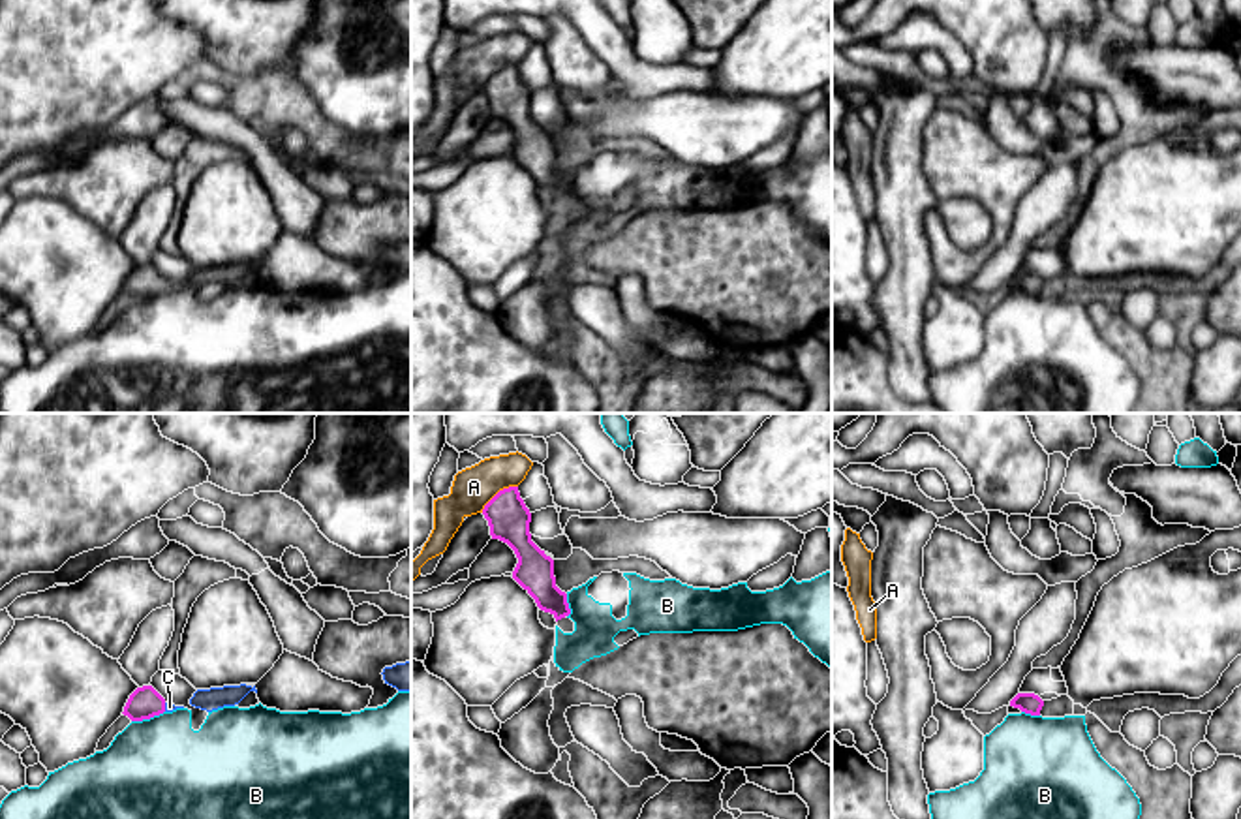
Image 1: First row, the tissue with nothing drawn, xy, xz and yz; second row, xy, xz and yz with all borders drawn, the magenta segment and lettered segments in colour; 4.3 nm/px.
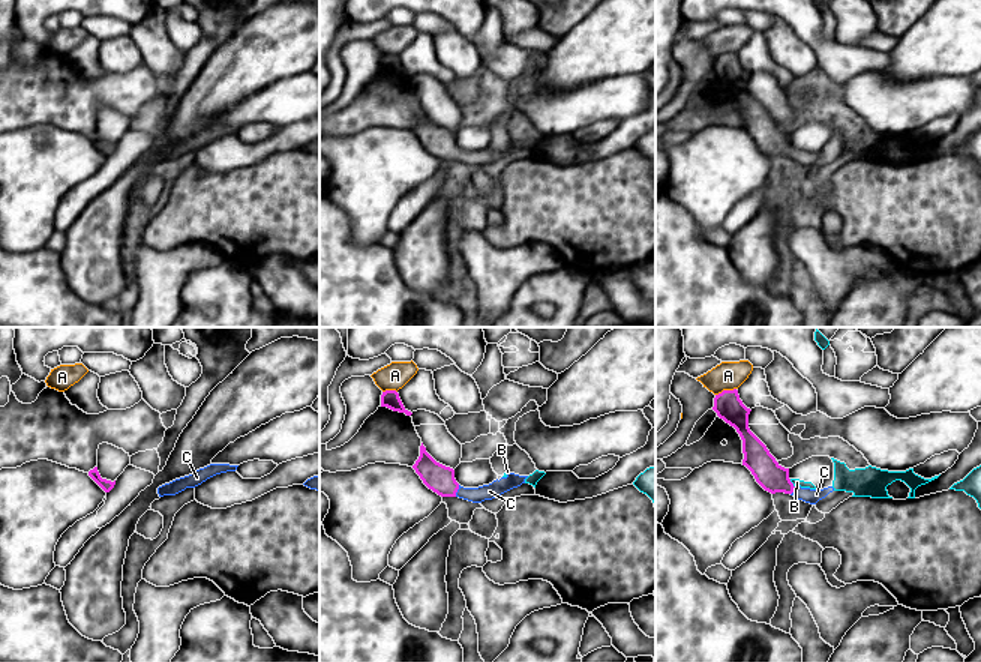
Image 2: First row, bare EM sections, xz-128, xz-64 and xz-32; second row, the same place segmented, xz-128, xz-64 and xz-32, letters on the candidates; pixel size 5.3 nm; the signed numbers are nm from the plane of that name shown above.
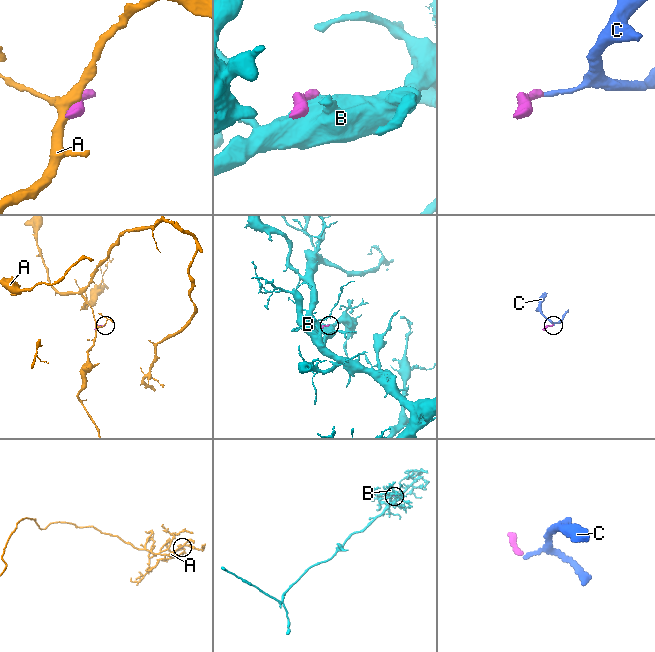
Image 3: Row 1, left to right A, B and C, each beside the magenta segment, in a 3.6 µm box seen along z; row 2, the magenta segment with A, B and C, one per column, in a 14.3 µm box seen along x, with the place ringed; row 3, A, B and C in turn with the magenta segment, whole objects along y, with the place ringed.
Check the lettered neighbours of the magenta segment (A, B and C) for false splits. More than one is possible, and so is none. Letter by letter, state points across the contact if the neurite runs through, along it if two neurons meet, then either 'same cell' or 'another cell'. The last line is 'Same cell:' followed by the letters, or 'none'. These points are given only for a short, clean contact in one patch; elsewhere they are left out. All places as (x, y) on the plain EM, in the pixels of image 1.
A: another cell
B: border along xy (164, 290), (132, 301); another cell
C: runs through xy (145, 282), (164, 286), (169, 286); same cell
Same cell: C

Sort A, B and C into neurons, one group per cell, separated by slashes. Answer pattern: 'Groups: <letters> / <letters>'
Groups: A / B / C

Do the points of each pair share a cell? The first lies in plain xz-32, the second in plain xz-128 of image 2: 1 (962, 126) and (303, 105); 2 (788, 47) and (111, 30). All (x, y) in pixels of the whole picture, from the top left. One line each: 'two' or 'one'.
1: two
2: two

